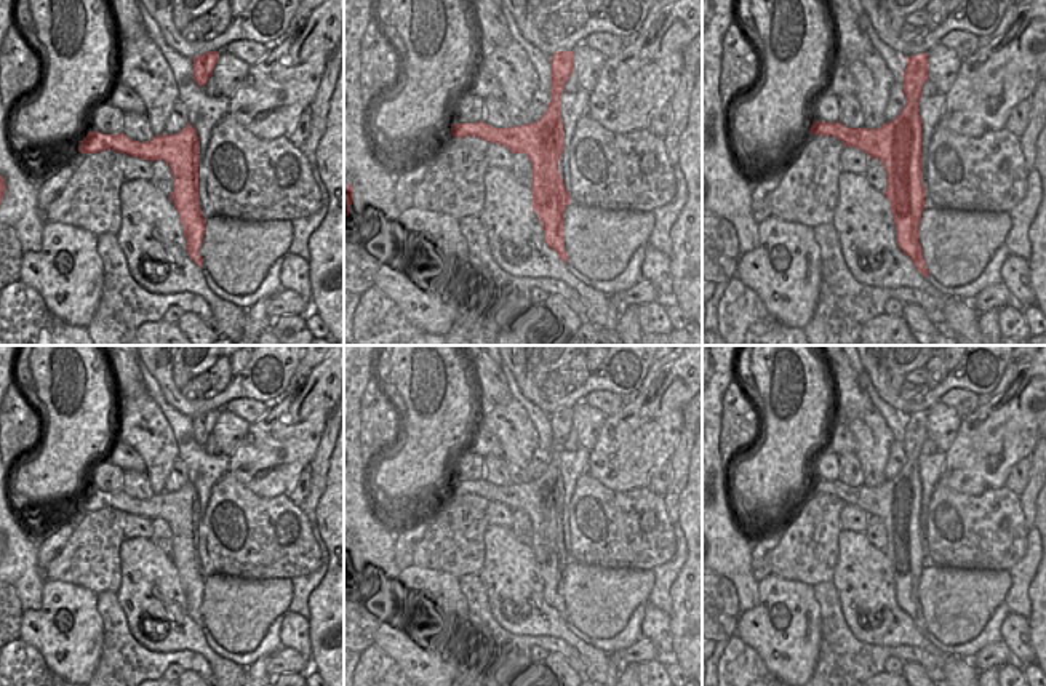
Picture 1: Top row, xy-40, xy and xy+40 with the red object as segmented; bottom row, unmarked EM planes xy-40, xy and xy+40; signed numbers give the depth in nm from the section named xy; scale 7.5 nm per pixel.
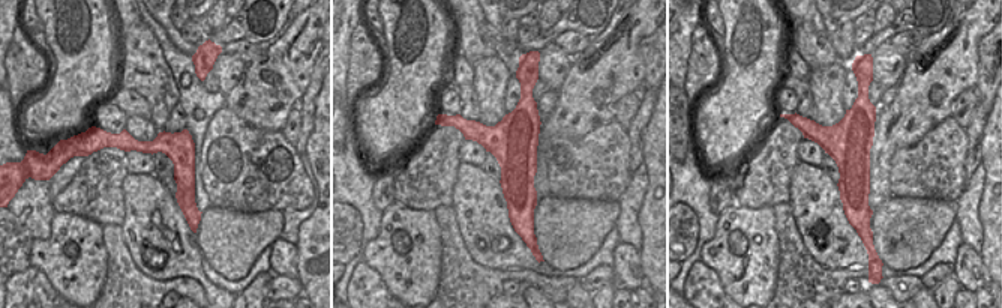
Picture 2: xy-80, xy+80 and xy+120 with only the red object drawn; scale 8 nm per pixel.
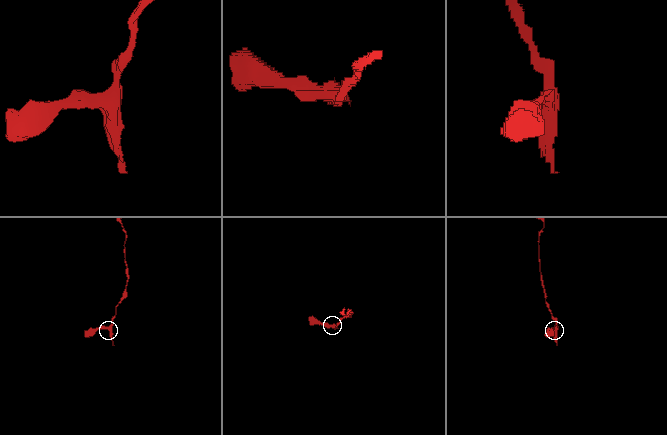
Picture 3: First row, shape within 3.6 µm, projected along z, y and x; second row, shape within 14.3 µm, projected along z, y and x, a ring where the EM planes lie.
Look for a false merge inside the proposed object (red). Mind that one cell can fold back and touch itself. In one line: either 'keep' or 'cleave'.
keep

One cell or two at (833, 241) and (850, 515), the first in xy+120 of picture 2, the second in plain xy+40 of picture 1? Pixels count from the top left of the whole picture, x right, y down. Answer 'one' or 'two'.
two

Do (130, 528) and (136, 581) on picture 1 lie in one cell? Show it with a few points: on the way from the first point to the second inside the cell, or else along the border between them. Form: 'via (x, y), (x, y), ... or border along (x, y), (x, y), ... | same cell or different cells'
border along (149, 538), (125, 539) | different cells

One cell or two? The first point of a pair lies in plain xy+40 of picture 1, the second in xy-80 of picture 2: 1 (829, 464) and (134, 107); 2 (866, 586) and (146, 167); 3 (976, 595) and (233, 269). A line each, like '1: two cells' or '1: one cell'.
1: two cells
2: two cells
3: one cell

